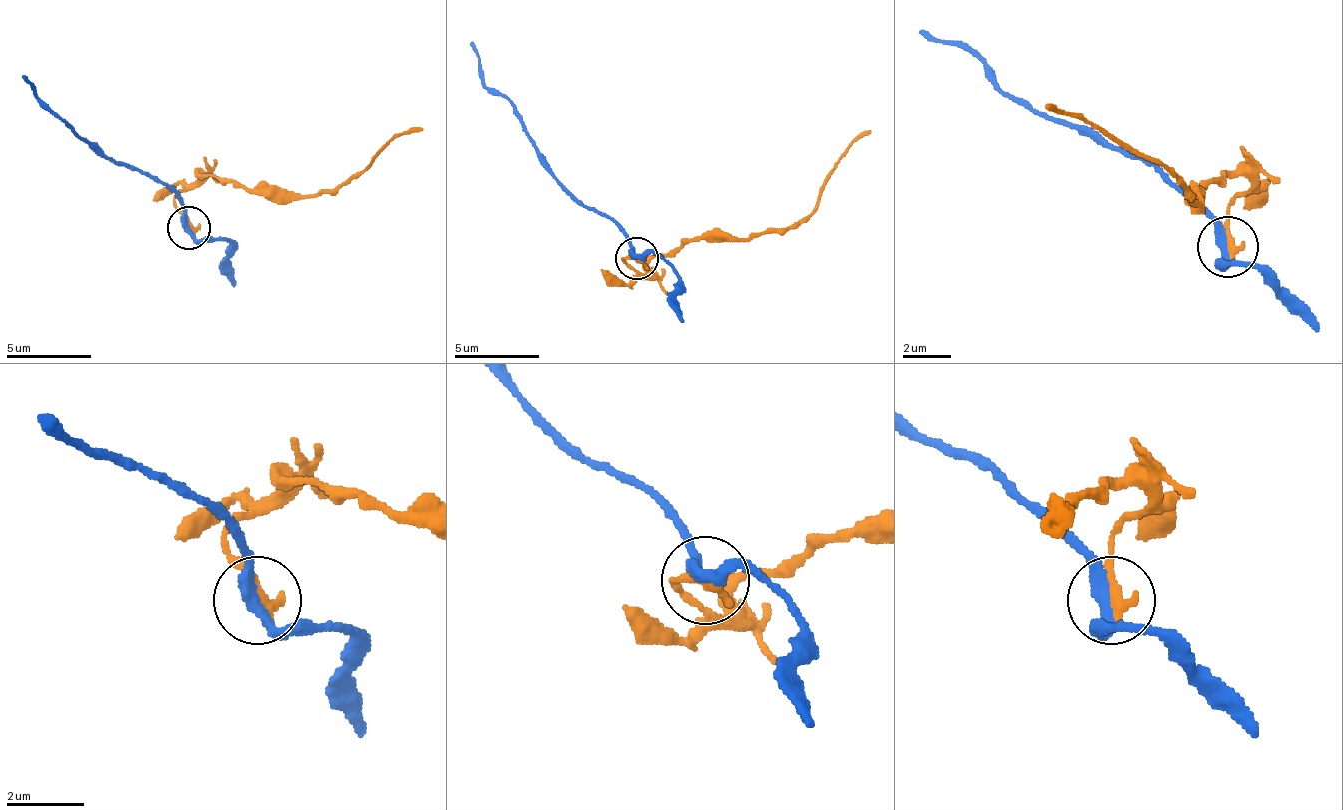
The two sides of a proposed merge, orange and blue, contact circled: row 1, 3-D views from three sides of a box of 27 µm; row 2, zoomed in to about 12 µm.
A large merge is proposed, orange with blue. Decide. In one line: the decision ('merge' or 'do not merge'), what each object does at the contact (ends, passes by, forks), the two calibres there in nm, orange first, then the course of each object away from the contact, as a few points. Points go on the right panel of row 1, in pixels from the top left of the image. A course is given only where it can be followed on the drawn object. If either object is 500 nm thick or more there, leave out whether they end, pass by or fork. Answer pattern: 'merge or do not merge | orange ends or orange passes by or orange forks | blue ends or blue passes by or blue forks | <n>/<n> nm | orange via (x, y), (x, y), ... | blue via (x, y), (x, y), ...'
do not merge | orange ends | blue passes by | 280/320 nm | orange via (1226, 248), (1226, 206), (1250, 188), (1244, 175), (1220, 175), (1202, 200), (1159, 163), (1044, 103) | blue via (1226, 248), (1202, 212), (1153, 163), (1123, 157), (1093, 133), (1032, 115), (972, 54), (917, 30)

